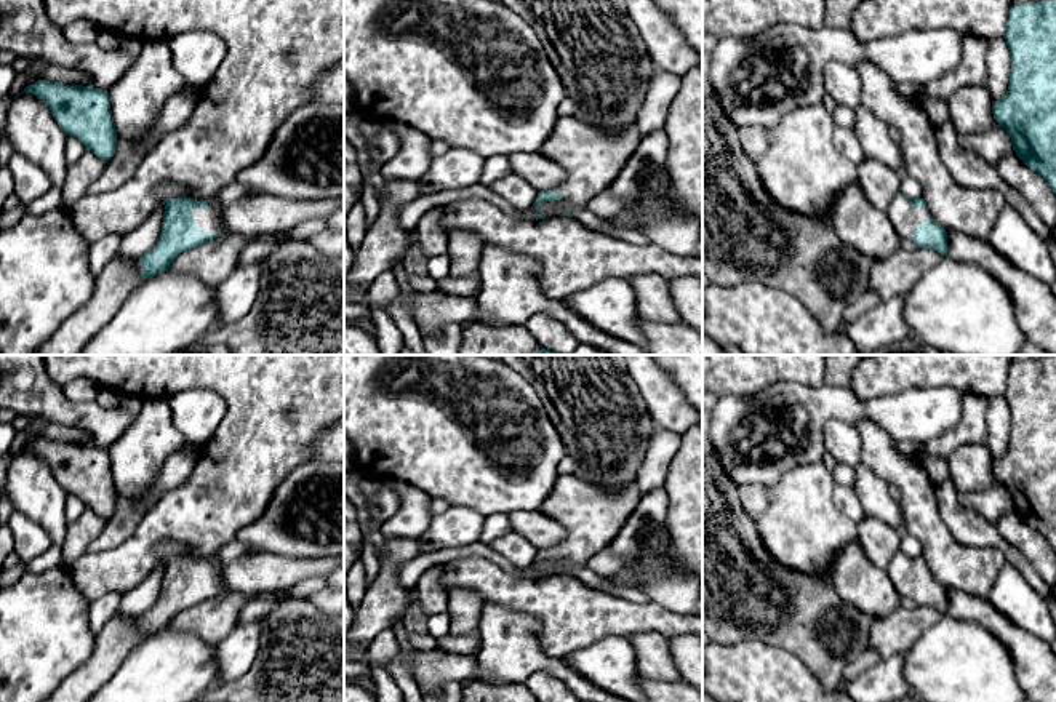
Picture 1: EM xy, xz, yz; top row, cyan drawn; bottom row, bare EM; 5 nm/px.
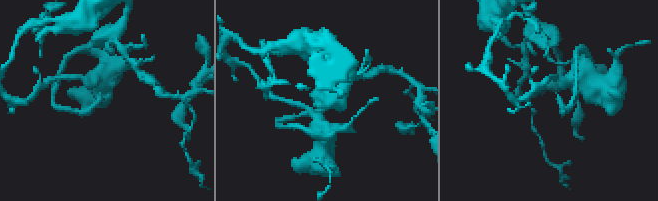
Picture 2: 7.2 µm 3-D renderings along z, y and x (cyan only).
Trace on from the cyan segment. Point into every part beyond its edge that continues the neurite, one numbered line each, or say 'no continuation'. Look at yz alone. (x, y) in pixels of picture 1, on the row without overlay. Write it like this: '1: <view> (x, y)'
1: yz (856, 579)

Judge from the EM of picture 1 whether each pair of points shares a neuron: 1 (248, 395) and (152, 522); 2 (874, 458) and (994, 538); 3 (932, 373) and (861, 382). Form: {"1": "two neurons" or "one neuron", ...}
{"1": "one neuron", "2": "two neurons", "3": "one neuron"}

